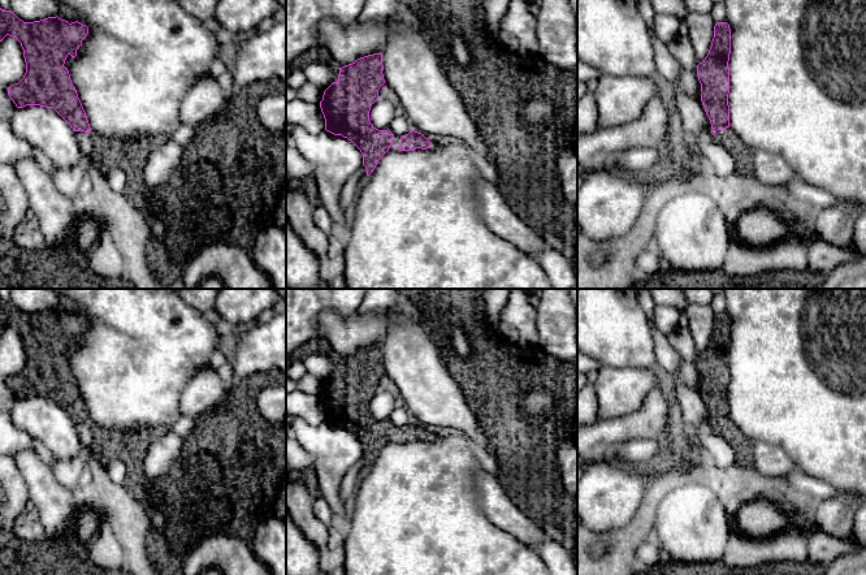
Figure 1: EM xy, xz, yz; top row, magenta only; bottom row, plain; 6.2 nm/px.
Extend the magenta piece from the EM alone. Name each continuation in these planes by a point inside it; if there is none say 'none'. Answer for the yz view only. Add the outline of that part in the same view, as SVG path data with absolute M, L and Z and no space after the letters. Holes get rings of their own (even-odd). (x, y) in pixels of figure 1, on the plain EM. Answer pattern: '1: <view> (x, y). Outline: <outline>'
1: yz (744, 462). Outline: M731 419L718 421L713 428L719 431L723 437L729 437L732 446L739 450L739 455L735 461L735 470L744 474L753 474L753 441L745 435L740 435Z

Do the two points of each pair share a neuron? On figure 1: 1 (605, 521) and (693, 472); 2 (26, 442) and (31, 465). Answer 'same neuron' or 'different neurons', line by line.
1: same neuron
2: different neurons

